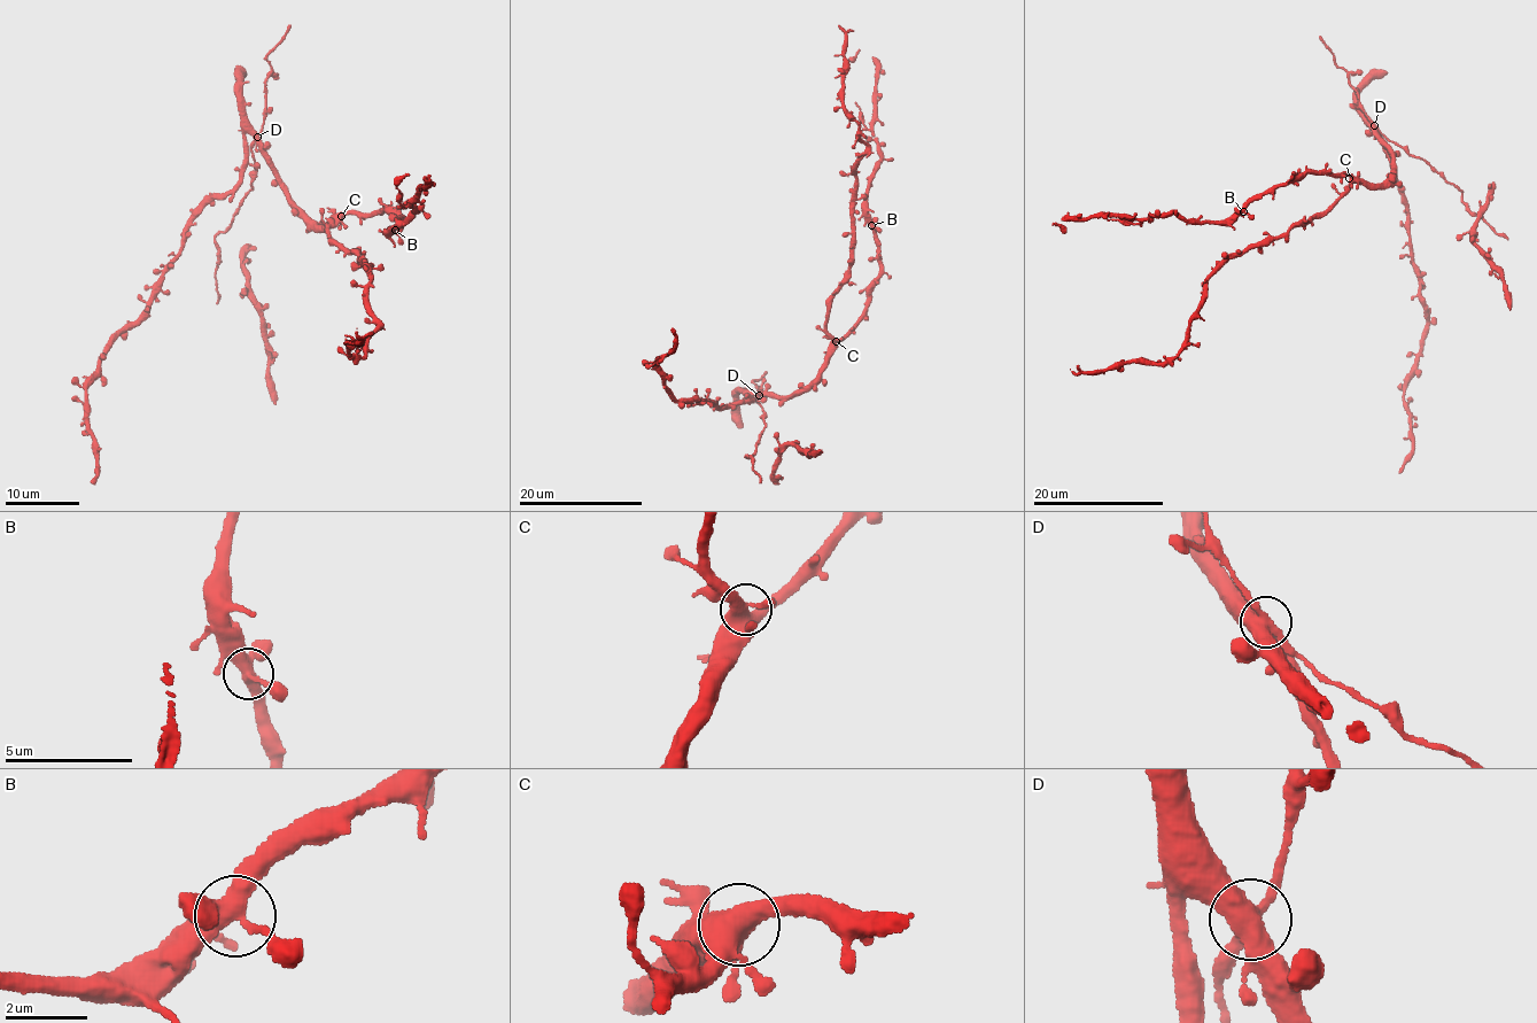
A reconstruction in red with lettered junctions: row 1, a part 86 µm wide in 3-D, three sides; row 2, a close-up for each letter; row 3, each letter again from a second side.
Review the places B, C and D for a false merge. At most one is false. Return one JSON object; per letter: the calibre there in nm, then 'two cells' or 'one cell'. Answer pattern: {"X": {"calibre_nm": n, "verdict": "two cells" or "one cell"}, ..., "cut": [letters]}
{"B": {"calibre_nm": 440, "verdict": "one cell"}, "C": {"calibre_nm": 480, "verdict": "one cell"}, "D": {"calibre_nm": 440, "verdict": "one cell"}, "cut": []}

